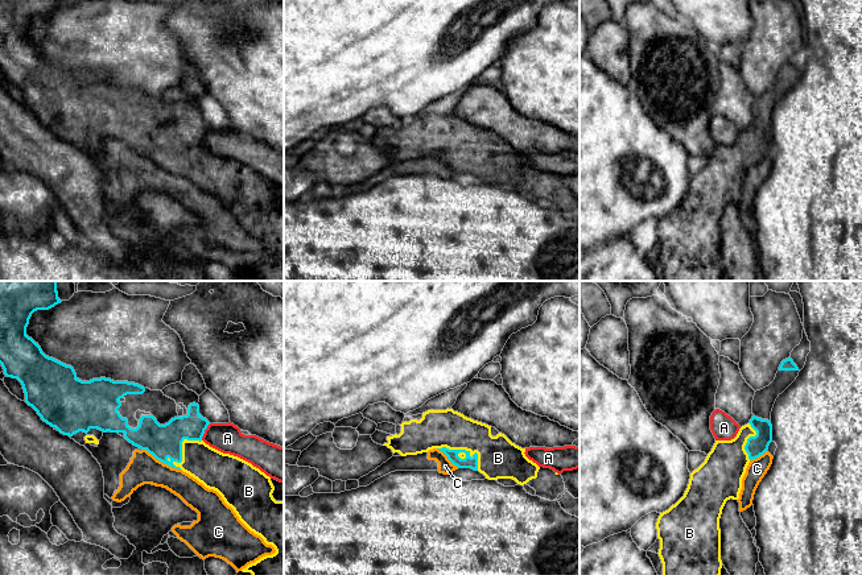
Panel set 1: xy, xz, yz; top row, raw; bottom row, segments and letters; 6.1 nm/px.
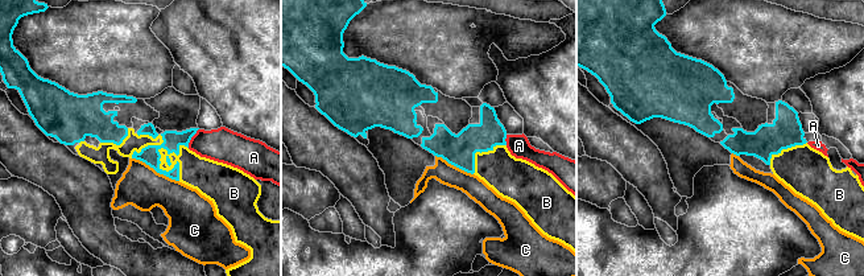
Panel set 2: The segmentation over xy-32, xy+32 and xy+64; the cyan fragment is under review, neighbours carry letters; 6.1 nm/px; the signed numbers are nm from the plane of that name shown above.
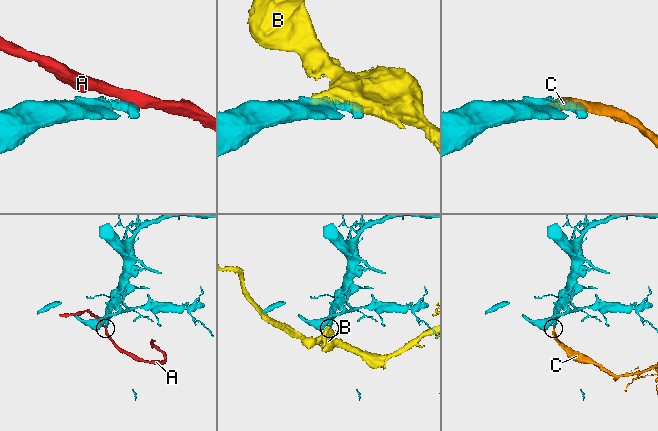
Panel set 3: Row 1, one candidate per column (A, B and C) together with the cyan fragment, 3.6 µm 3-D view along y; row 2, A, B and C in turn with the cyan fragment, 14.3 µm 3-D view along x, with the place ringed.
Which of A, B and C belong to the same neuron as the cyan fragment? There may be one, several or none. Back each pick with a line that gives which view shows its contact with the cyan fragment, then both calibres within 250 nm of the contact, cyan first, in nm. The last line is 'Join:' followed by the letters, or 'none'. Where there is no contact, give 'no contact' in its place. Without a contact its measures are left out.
B: contact in xz; calibres 70 and 260 nm
Join: B

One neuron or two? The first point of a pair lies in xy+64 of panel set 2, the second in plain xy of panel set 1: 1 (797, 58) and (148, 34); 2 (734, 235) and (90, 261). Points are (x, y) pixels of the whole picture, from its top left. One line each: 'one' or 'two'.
1: one
2: one

